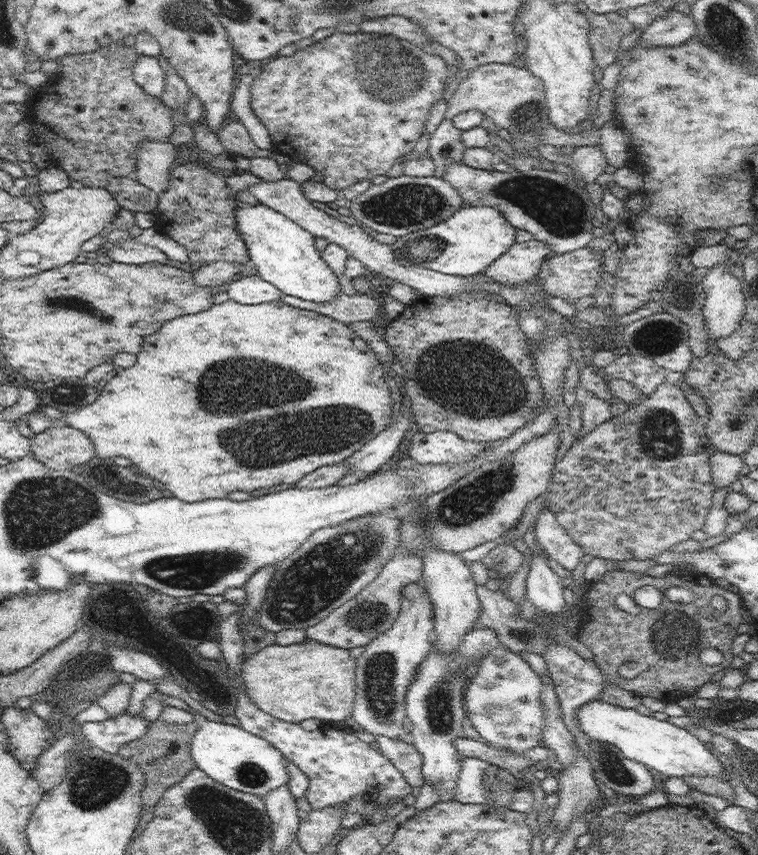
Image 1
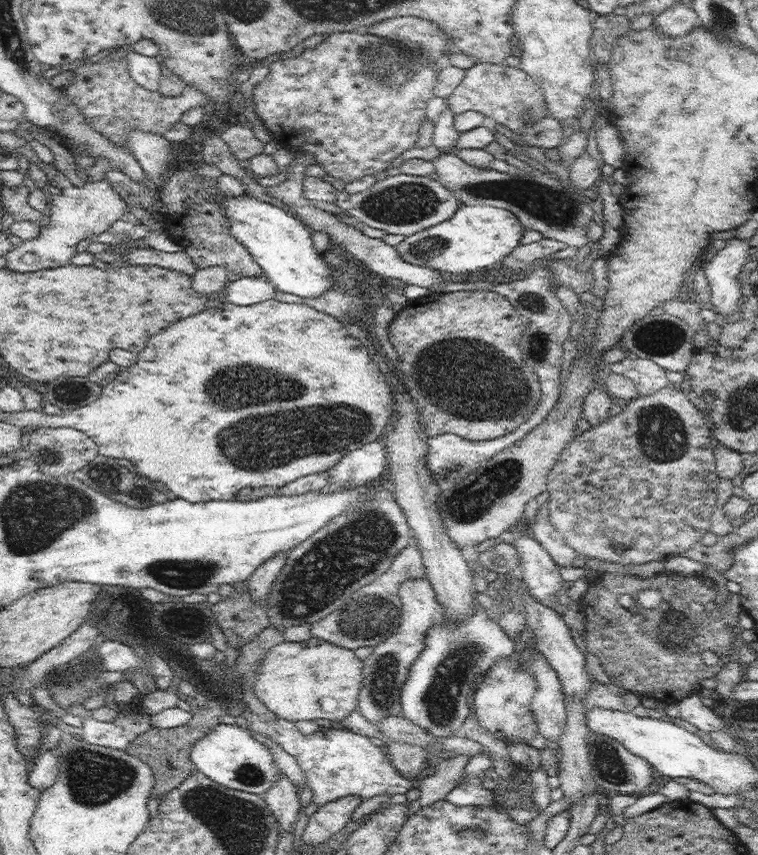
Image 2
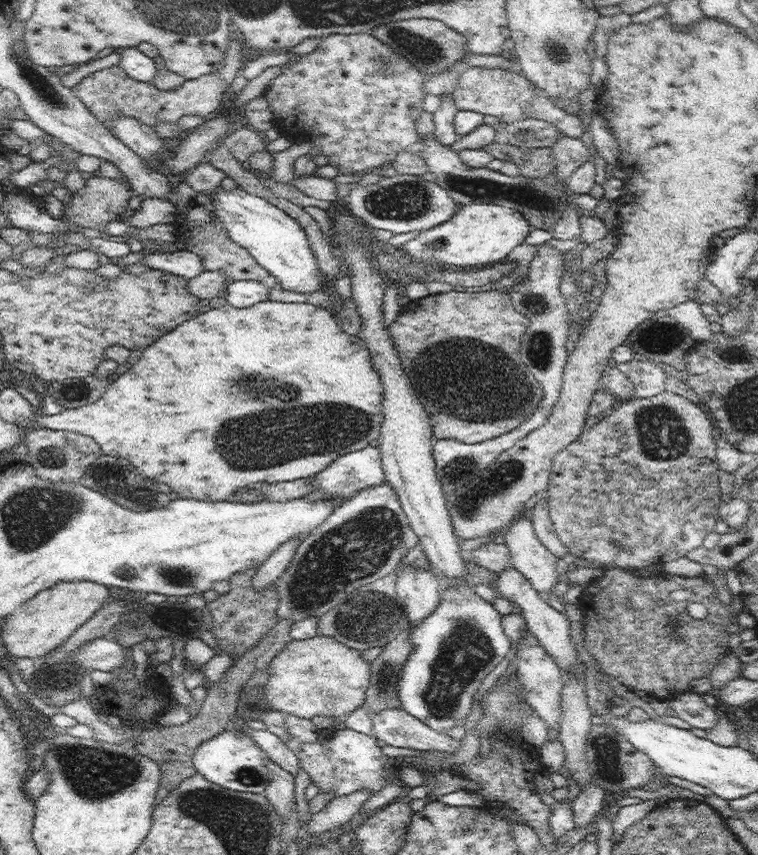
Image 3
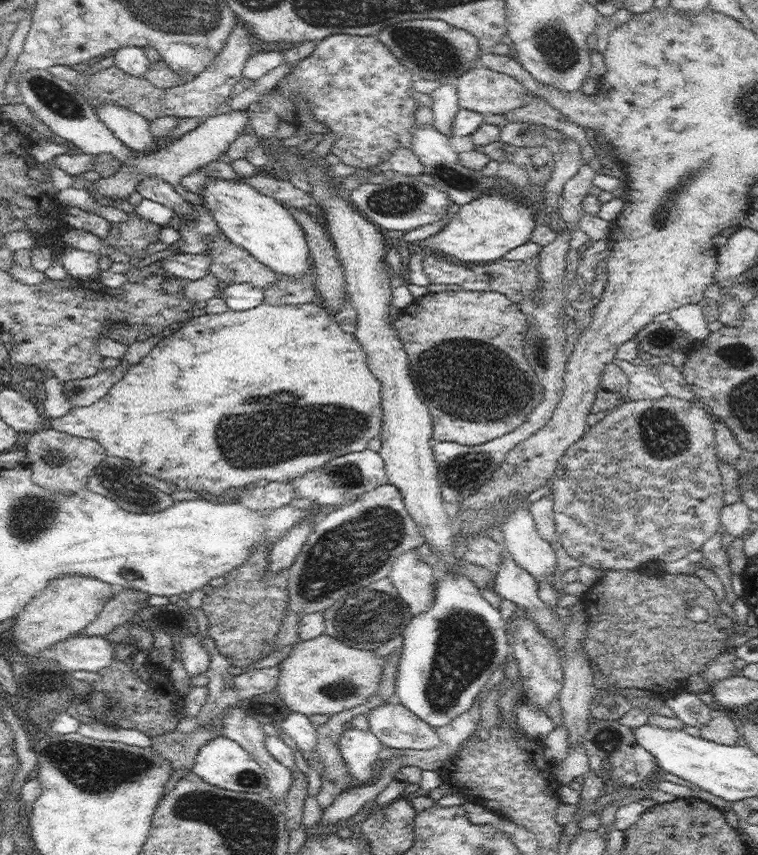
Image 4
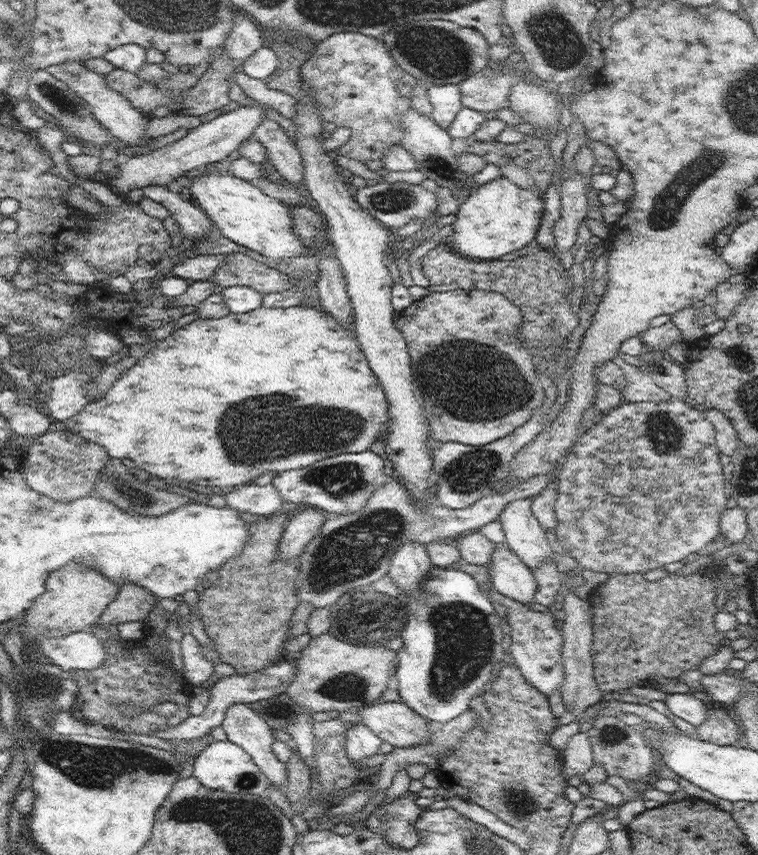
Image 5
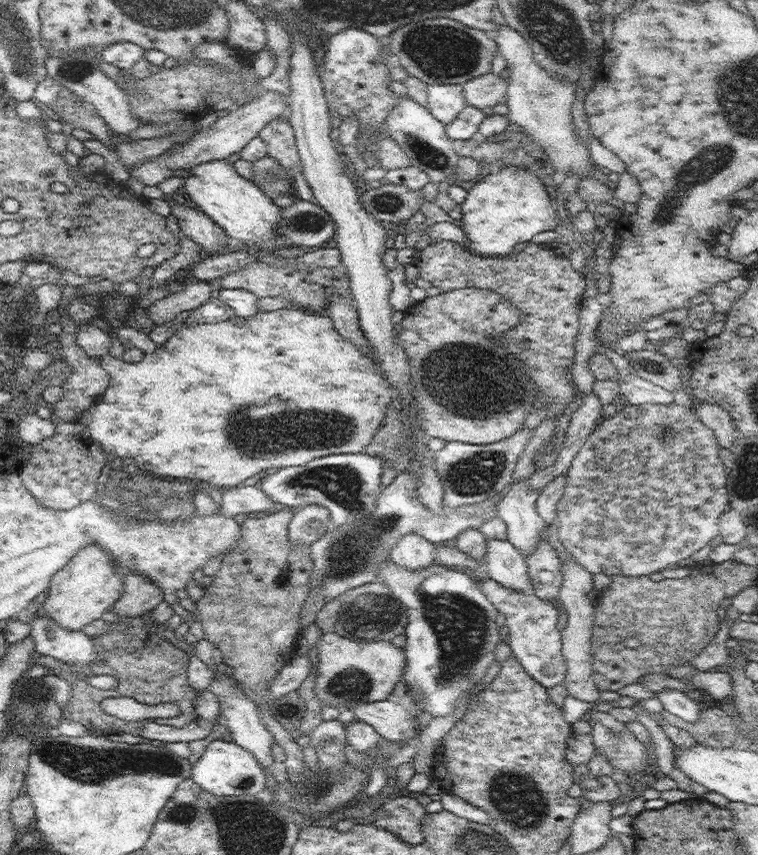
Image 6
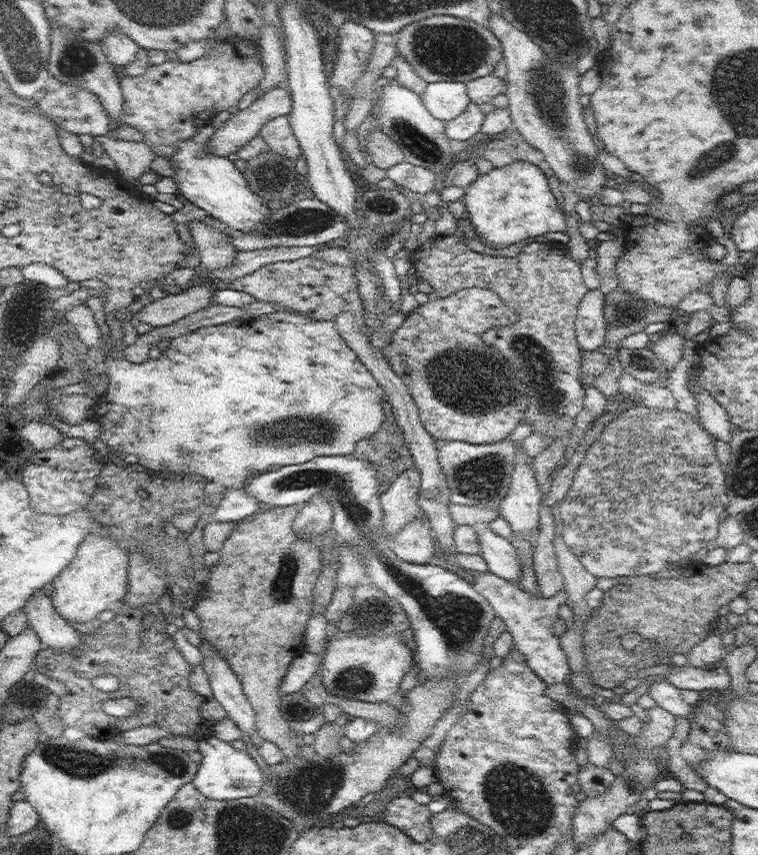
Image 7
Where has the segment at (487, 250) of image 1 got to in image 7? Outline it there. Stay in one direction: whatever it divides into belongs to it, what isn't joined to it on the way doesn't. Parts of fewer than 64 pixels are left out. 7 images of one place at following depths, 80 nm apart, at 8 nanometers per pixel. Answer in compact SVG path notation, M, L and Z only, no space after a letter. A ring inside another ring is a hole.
M514 160L512 164L505 167L494 167L485 175L478 174L477 179L465 192L463 203L468 210L472 234L482 243L492 245L493 248L503 248L520 241L531 241L535 236L546 232L567 232L568 215L558 208L545 172L531 162Z

